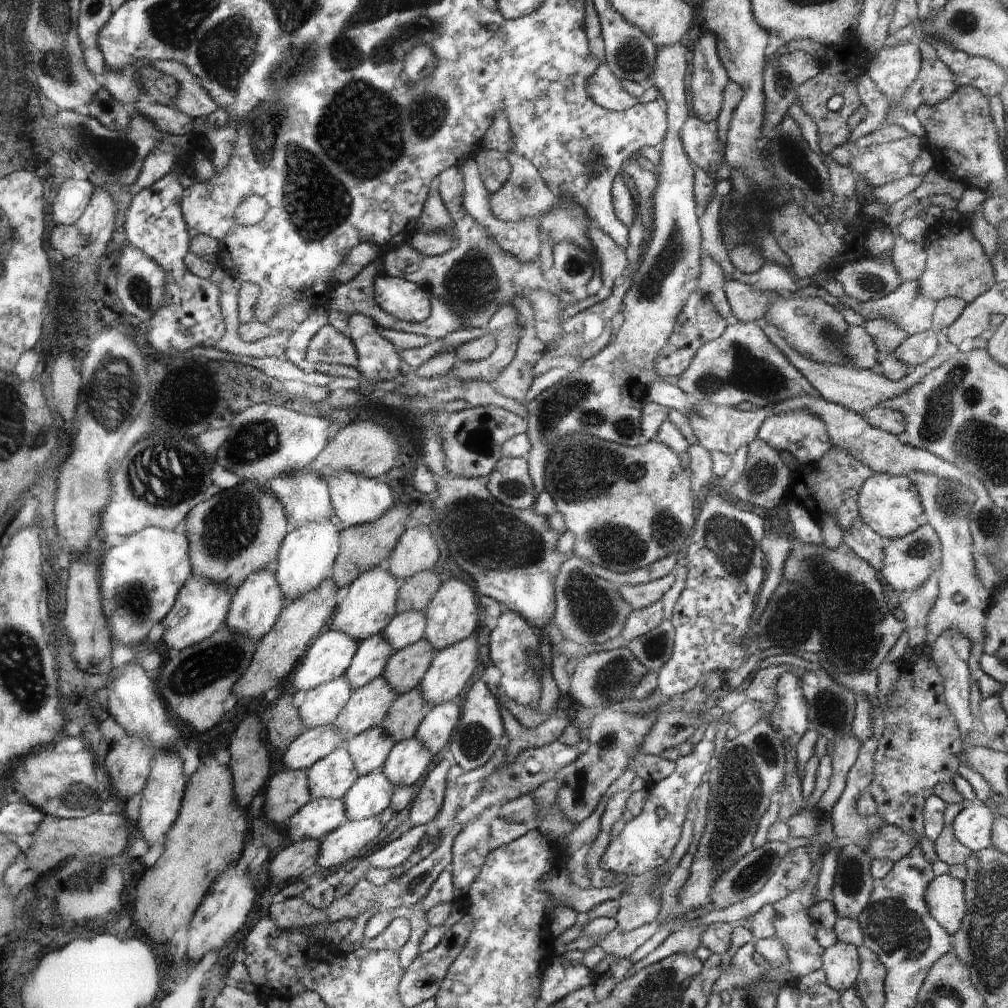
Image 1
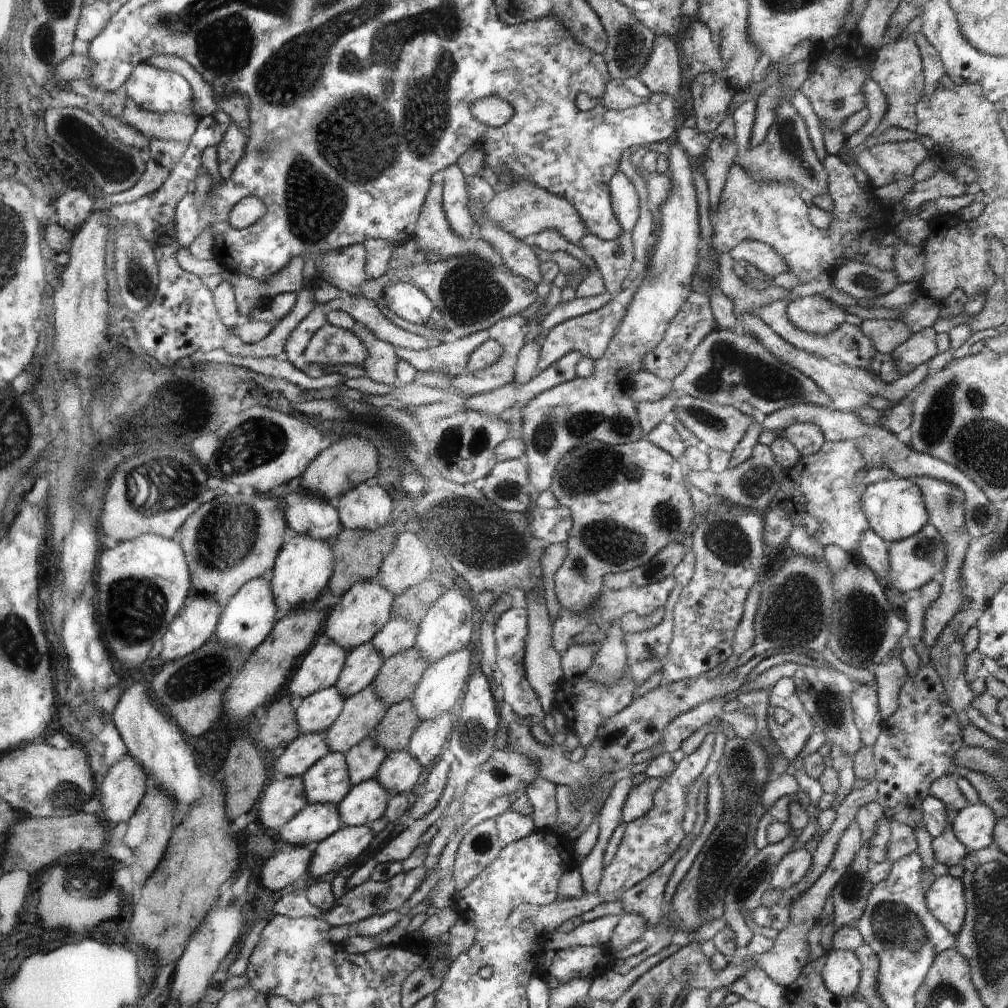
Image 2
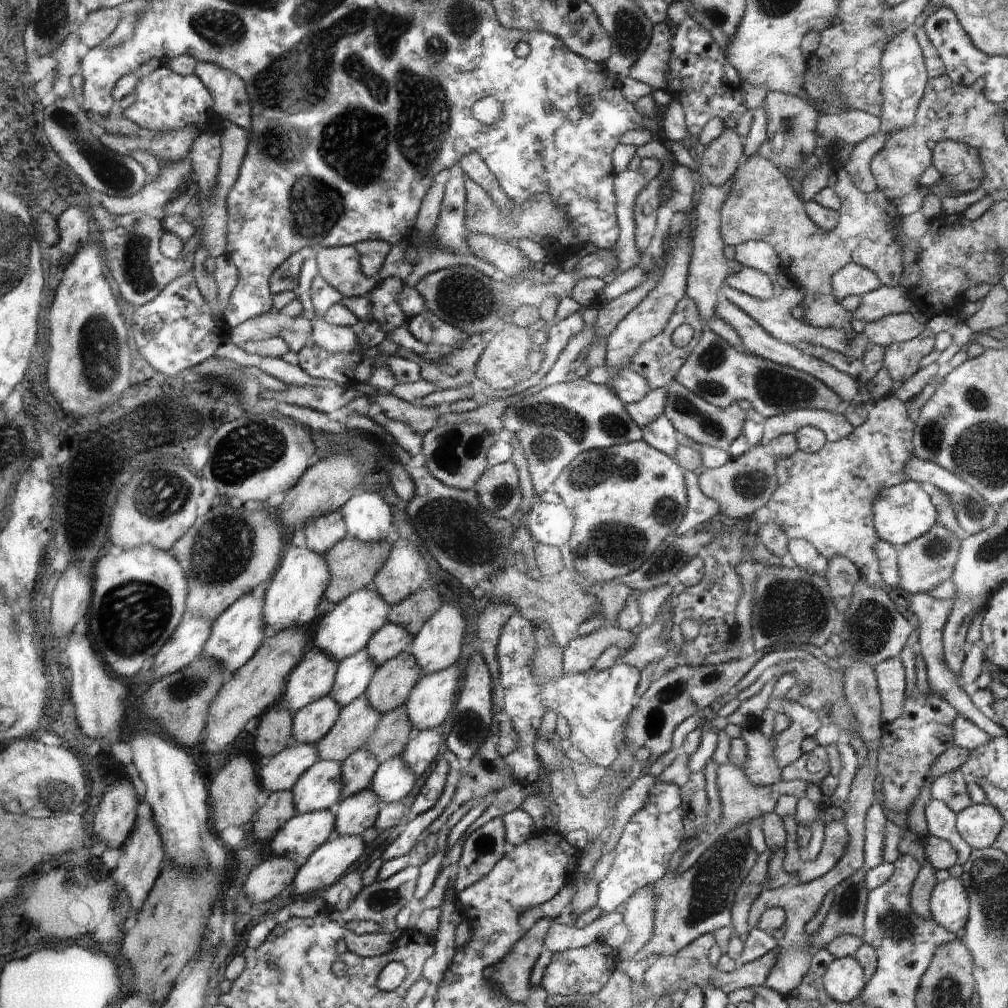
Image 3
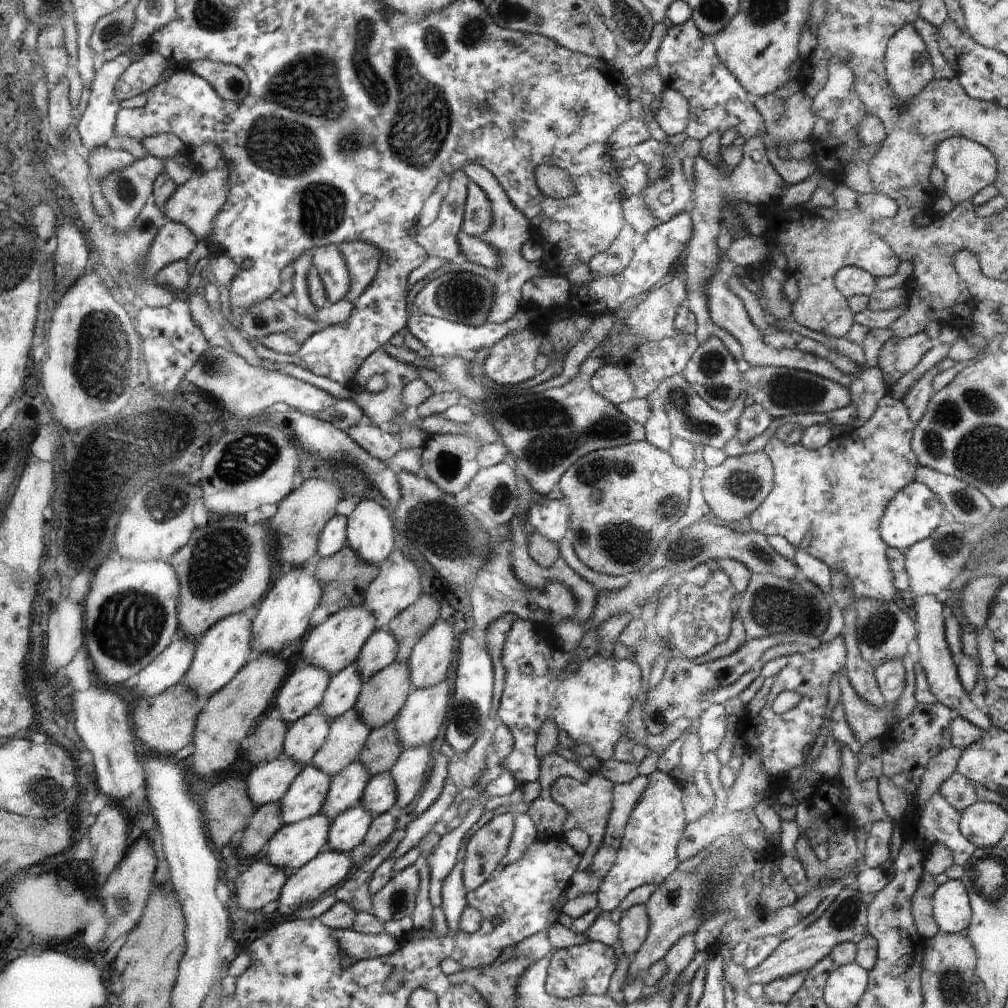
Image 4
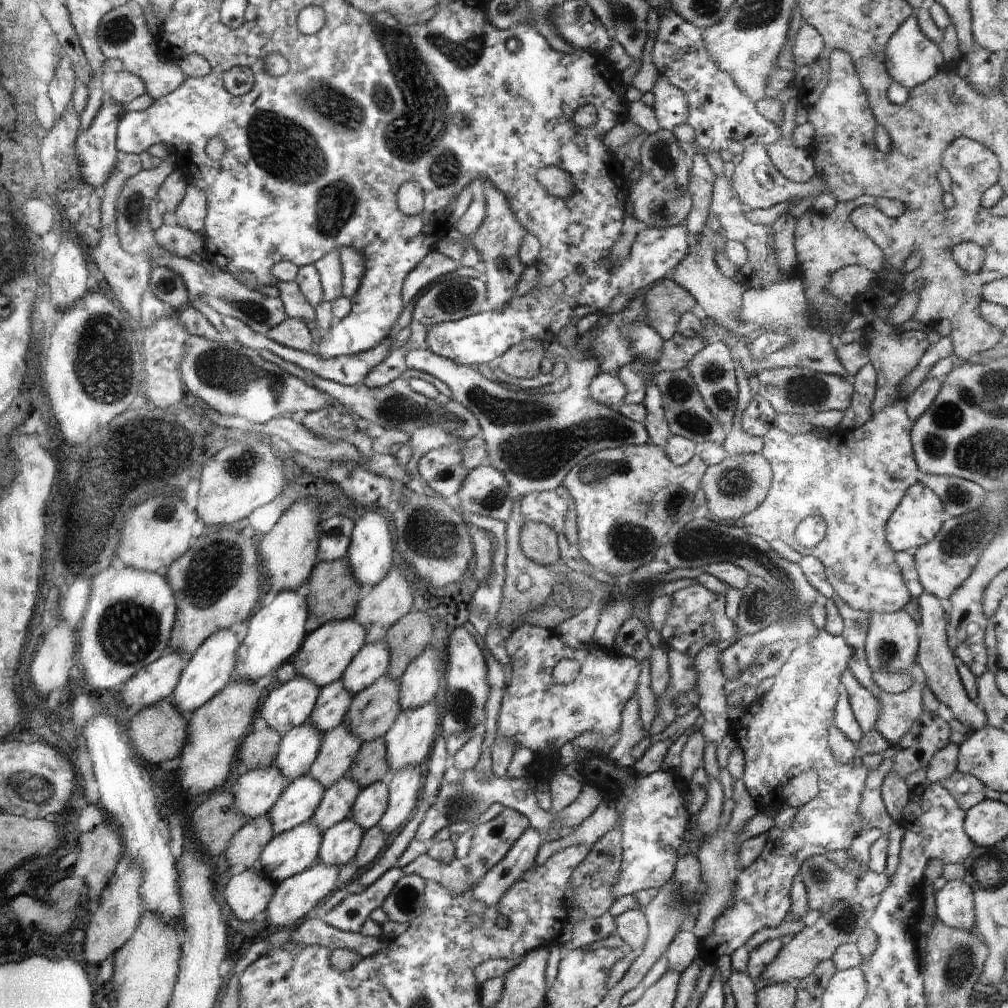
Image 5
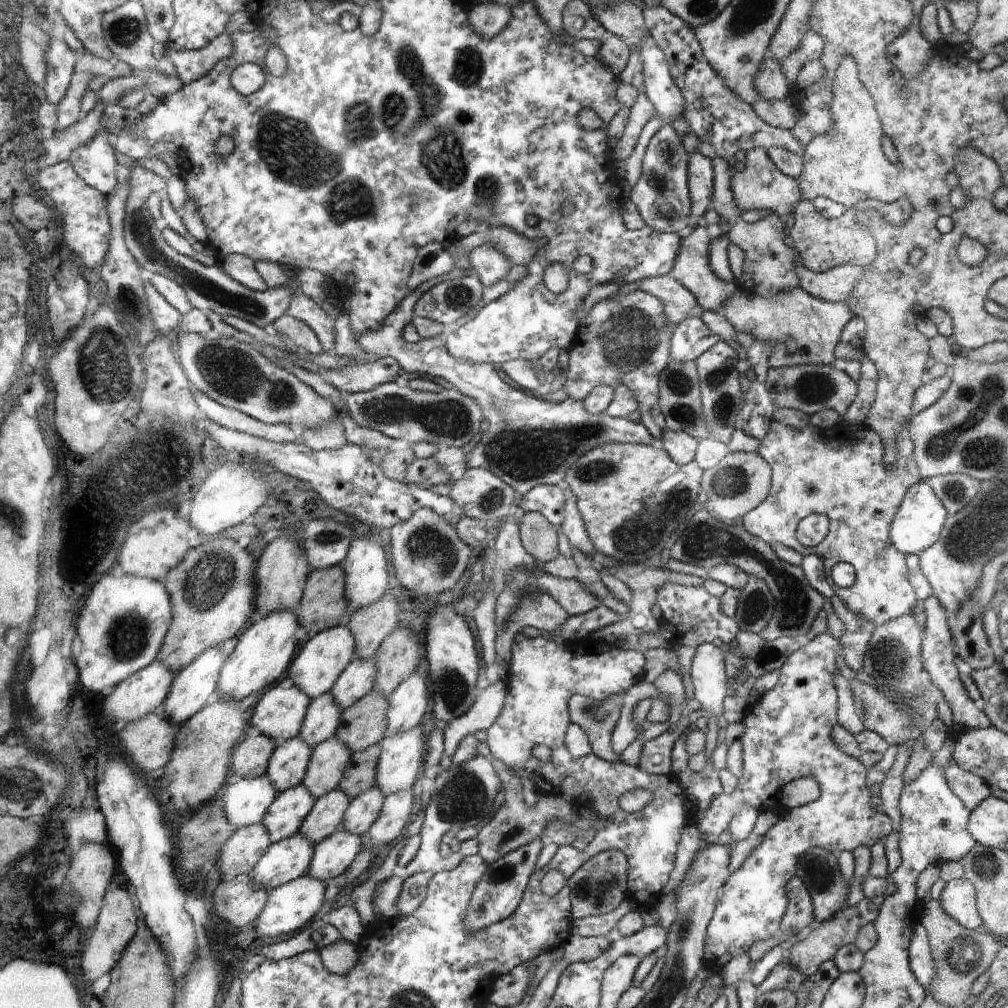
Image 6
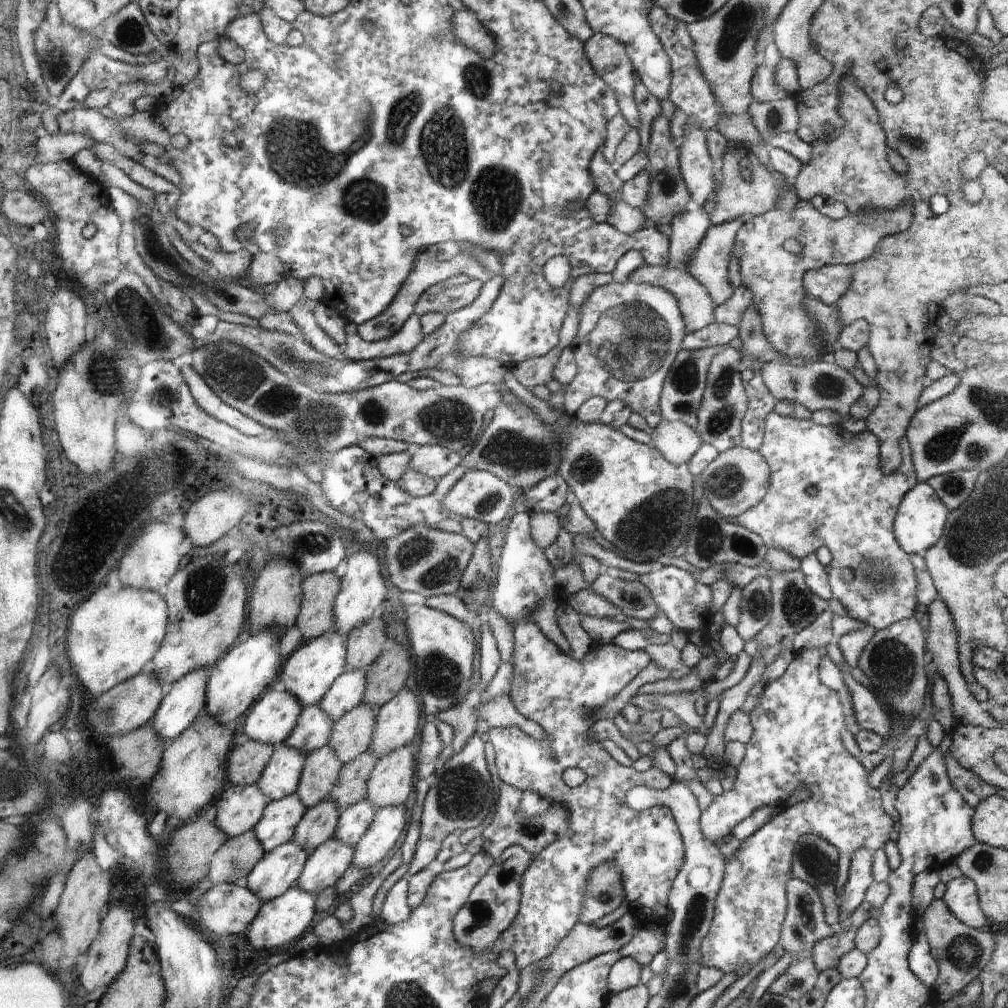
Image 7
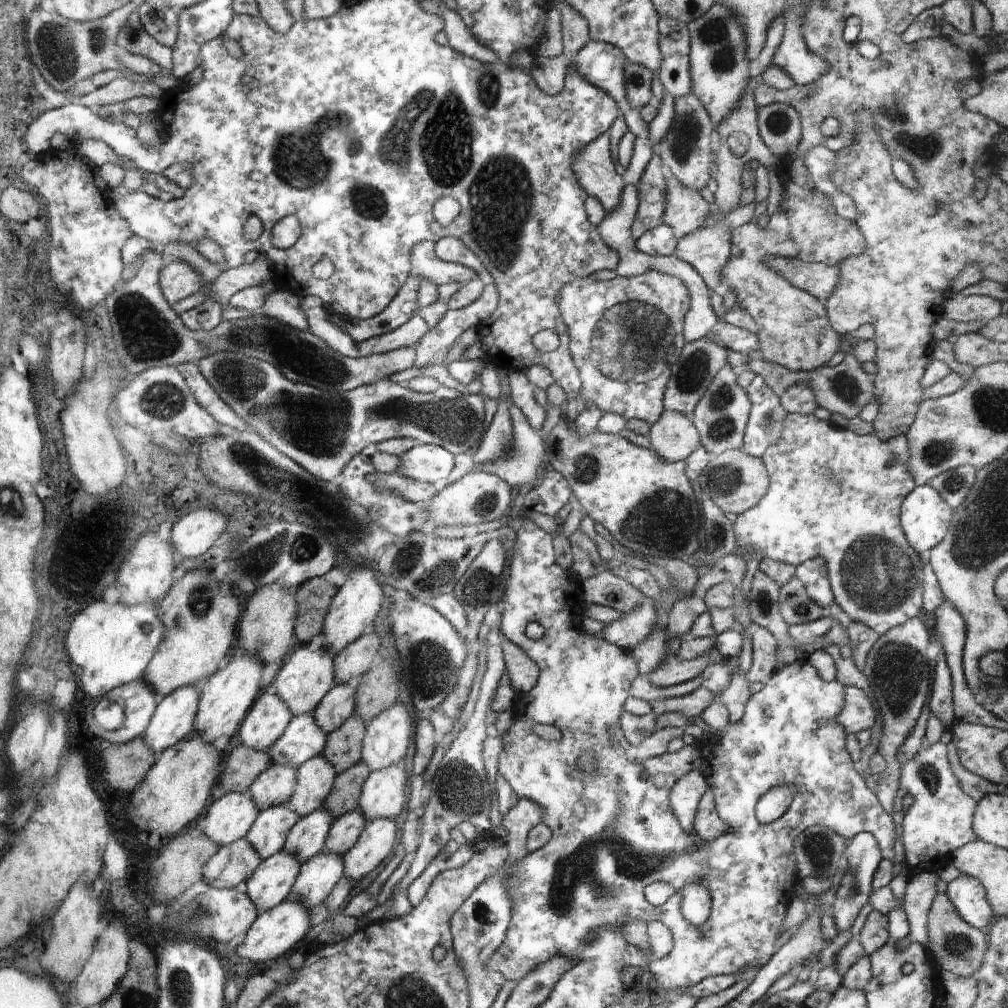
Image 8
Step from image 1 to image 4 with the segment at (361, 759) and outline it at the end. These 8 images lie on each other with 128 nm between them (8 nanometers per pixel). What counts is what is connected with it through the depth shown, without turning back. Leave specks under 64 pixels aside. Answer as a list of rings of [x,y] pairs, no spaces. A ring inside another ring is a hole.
[[[358,761],[346,766],[341,773],[335,774],[332,777],[332,785],[329,787],[329,794],[321,813],[332,822],[344,810],[358,806],[369,777],[366,767]]]

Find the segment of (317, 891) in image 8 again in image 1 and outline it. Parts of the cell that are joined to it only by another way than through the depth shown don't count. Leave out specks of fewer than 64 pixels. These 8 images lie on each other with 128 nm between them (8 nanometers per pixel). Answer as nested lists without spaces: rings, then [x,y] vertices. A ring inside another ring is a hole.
[[[380,771],[358,777],[356,784],[345,794],[348,820],[366,820],[358,816],[377,816],[390,806],[392,783]]]

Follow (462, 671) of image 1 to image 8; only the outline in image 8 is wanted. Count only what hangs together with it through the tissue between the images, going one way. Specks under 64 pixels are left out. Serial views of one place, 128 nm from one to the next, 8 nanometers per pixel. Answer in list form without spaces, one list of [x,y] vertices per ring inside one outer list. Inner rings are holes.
[[[394,764],[370,773],[361,793],[360,806],[366,820],[394,820],[406,804],[406,770],[404,764]]]

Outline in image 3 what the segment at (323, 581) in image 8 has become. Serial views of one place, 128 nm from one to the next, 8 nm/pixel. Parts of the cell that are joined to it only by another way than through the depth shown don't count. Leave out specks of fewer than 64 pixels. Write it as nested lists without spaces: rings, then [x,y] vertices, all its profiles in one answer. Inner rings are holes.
[[[343,538],[337,545],[334,545],[332,549],[322,555],[329,566],[330,578],[332,579],[325,592],[326,601],[338,604],[356,590],[366,590],[372,587],[373,578],[384,566],[388,551],[387,542],[385,544],[362,542],[358,538]]]

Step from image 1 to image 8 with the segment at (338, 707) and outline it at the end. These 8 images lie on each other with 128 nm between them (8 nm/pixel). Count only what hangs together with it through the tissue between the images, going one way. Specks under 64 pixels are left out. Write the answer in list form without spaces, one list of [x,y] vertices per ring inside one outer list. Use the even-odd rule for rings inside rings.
[[[271,764],[248,790],[259,811],[288,804],[297,788],[297,768],[290,764]]]

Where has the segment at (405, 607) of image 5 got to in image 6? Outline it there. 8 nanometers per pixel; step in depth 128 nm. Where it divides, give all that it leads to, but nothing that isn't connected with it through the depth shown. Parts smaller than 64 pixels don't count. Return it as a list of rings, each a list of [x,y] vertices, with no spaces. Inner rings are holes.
[[[384,594],[378,602],[351,612],[346,625],[357,642],[356,656],[362,660],[375,659],[381,642],[398,627],[400,612],[392,594]]]

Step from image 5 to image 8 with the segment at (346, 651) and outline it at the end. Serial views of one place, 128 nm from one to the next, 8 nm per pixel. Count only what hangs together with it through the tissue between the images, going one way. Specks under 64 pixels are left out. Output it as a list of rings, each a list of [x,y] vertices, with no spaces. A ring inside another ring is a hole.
[[[307,645],[296,646],[290,658],[279,668],[273,684],[277,689],[276,694],[286,701],[286,706],[293,711],[294,717],[312,715],[313,710],[328,696],[329,690],[337,684],[334,655],[324,646],[314,651],[310,651]]]

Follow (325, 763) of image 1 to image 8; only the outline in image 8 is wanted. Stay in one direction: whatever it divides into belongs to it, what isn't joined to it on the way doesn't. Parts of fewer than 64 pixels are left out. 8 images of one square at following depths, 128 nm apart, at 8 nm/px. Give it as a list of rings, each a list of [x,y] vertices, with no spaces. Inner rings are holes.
[[[288,804],[270,807],[259,812],[253,828],[245,836],[246,840],[258,851],[261,860],[266,860],[284,850],[286,838],[300,820],[301,816]]]

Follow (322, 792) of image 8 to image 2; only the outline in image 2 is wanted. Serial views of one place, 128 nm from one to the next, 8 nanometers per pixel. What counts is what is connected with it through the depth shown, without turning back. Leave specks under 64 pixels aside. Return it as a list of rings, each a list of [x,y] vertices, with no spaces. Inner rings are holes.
[[[375,683],[364,690],[345,697],[344,709],[337,718],[336,724],[326,730],[329,749],[332,752],[345,754],[372,732],[383,720],[388,705],[376,694]]]

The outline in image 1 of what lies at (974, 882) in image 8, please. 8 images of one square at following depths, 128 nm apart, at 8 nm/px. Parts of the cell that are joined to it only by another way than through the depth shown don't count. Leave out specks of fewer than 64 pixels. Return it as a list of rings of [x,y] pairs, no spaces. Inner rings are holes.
[[[937,875],[925,893],[929,910],[942,927],[952,936],[960,928],[966,916],[964,884],[948,875]]]

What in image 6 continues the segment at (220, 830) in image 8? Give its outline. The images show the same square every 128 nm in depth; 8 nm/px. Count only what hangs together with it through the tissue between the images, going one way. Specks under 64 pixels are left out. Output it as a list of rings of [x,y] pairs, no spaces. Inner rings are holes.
[[[265,774],[256,778],[232,778],[224,793],[226,814],[237,828],[260,824],[277,794]]]

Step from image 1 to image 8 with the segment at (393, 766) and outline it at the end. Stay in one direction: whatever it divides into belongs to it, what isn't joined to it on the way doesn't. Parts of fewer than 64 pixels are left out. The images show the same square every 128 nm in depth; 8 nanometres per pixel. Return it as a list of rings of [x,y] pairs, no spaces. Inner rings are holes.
[[[360,808],[333,820],[329,836],[326,838],[325,848],[321,852],[328,852],[332,856],[342,858],[357,844],[362,830],[365,830],[367,824],[365,814],[362,814]]]

